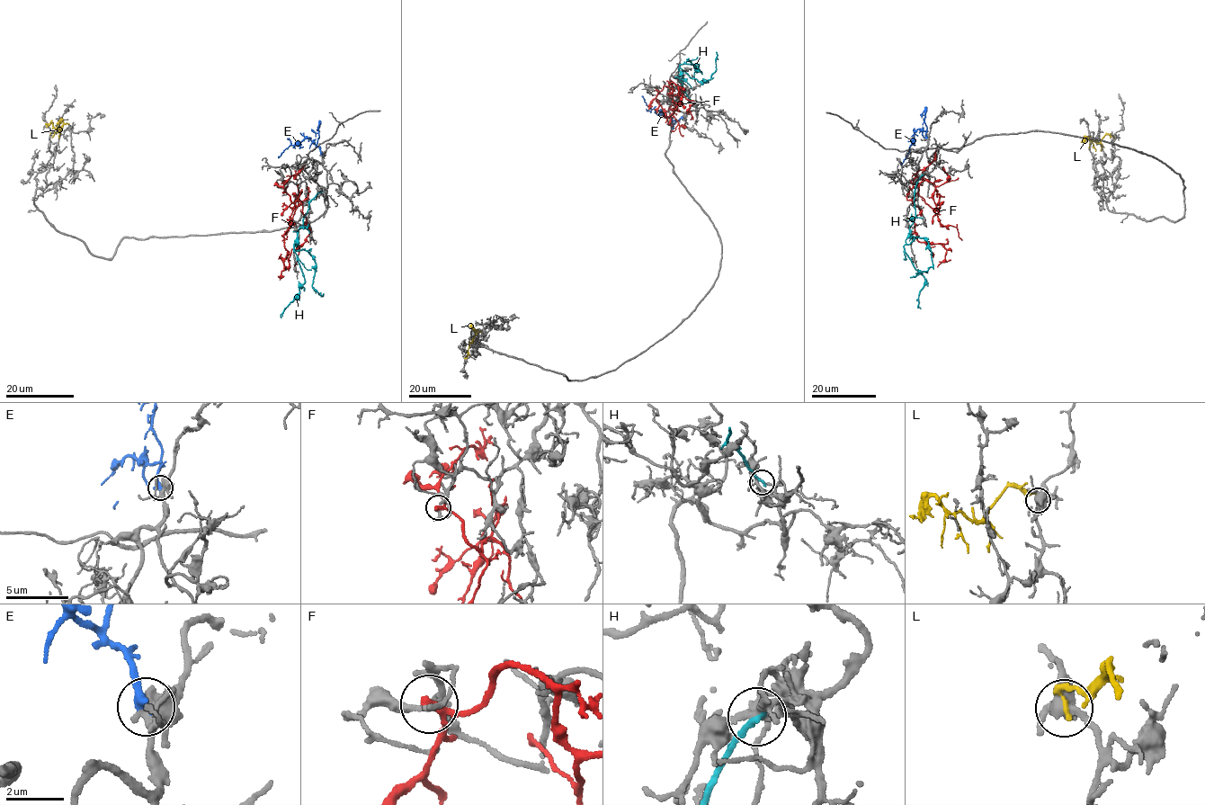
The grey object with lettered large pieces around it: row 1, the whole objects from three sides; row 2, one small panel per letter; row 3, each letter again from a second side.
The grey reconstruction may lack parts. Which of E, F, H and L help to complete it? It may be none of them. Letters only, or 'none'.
E

